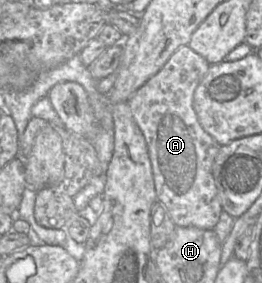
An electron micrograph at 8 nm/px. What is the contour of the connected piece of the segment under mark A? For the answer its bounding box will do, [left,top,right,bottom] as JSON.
[127,45,223,230]

